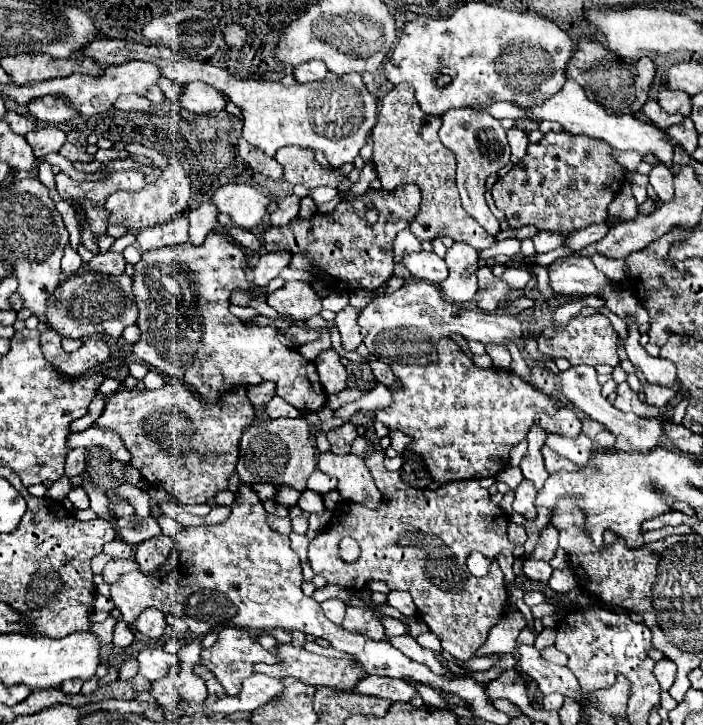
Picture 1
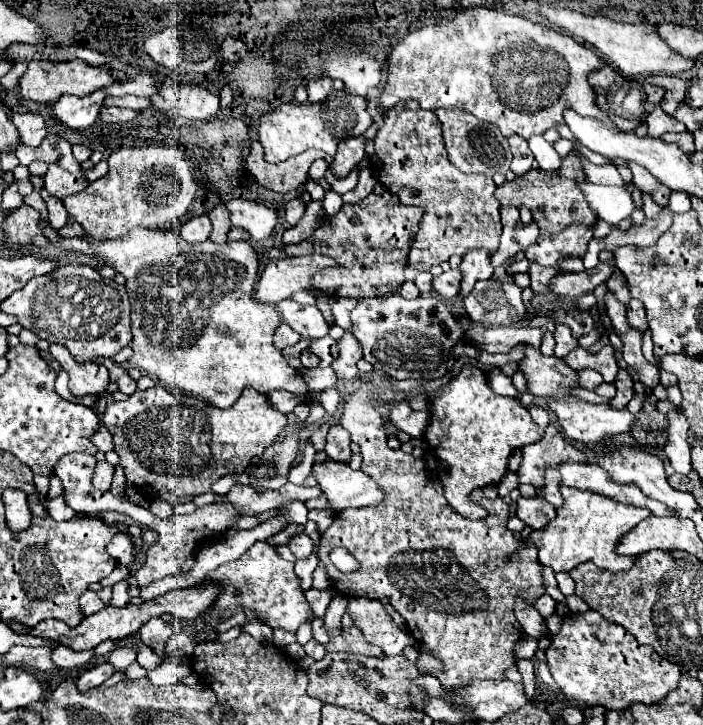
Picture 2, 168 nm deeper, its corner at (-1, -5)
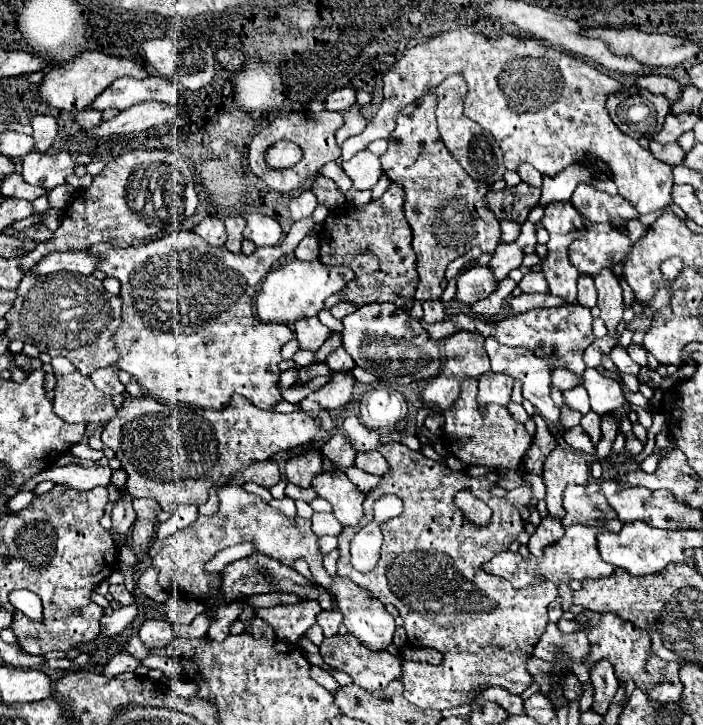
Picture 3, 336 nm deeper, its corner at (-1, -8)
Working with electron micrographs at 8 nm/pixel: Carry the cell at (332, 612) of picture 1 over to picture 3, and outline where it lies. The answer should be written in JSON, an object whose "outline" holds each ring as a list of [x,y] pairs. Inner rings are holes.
{"outline":[[[335,610],[335,612],[319,612],[317,614],[317,624],[323,628],[325,636],[335,636],[341,622],[343,622],[343,616],[341,616],[339,610]]]}

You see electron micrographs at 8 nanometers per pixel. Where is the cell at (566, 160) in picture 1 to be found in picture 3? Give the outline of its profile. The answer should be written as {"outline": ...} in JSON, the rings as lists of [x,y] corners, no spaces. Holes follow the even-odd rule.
{"outline":[[[521,182],[516,186],[506,187],[501,192],[489,190],[485,194],[485,204],[499,220],[513,220],[517,224],[523,224],[527,222],[529,210],[539,204],[540,196],[540,189]]]}

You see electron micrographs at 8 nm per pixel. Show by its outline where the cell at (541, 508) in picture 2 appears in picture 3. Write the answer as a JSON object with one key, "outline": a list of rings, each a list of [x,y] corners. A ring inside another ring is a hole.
{"outline":[[[553,516],[543,518],[541,524],[537,526],[535,534],[529,540],[529,552],[531,552],[531,556],[541,558],[543,550],[547,546],[553,546],[561,536],[563,536],[563,524],[561,524],[561,520],[555,520]]]}

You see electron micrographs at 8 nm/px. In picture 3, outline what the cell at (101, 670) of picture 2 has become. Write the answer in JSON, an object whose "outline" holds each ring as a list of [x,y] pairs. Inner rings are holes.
{"outline":[[[121,652],[121,654],[117,654],[117,656],[113,656],[113,658],[109,660],[109,664],[105,666],[103,674],[105,674],[105,676],[117,676],[117,674],[121,674],[121,672],[135,672],[135,668],[137,668],[139,664],[141,664],[141,662],[139,662],[137,658],[133,658],[131,654]]]}

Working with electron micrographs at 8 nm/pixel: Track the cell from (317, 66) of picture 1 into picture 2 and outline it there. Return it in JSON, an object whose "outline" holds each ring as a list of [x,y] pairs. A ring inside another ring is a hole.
{"outline":[[[317,77],[317,79],[311,79],[307,83],[307,97],[309,97],[309,101],[317,103],[317,101],[323,101],[333,89],[337,89],[333,85],[333,79],[329,79],[329,77]]]}

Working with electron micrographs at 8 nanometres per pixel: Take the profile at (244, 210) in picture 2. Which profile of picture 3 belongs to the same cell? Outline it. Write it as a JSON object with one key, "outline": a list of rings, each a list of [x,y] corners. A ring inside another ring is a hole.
{"outline":[[[247,214],[247,228],[245,228],[245,238],[255,242],[255,246],[277,246],[281,242],[281,226],[277,220],[265,214]]]}

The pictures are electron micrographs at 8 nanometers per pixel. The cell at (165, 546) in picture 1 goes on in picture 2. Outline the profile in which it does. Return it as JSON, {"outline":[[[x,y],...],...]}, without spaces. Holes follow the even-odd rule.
{"outline":[[[137,633],[133,635],[133,639],[137,641],[137,663],[139,663],[141,667],[145,667],[145,669],[153,669],[153,667],[157,667],[157,665],[161,663],[161,657],[155,655],[155,653],[141,641],[141,637],[139,637]]]}

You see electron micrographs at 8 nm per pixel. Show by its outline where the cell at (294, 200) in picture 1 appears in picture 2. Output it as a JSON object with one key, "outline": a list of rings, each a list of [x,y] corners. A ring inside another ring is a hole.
{"outline":[[[291,199],[287,205],[285,205],[285,221],[295,225],[305,213],[305,203],[301,199]]]}

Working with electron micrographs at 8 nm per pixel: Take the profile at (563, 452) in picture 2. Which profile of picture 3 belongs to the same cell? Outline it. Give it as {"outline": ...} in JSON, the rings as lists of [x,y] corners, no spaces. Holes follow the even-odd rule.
{"outline":[[[557,446],[545,460],[543,480],[547,486],[547,510],[555,518],[565,516],[563,492],[567,484],[589,484],[589,466],[585,458],[569,448]]]}

